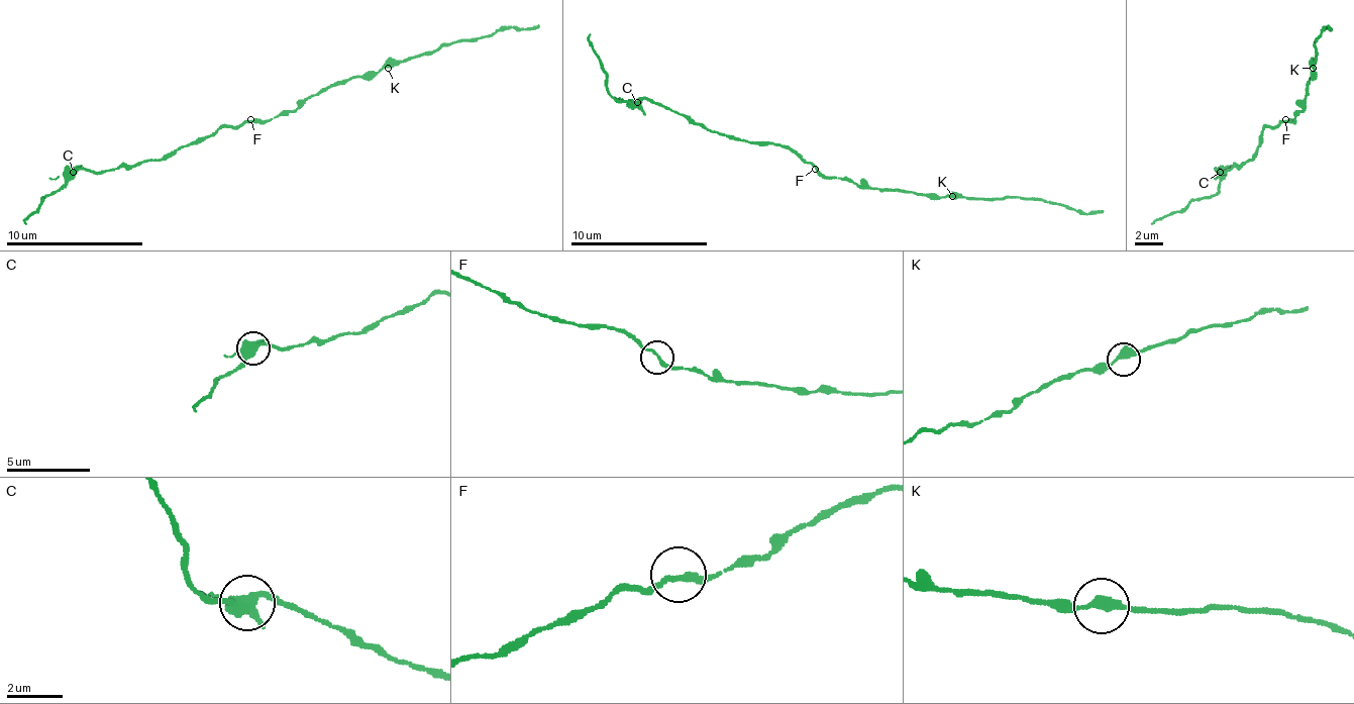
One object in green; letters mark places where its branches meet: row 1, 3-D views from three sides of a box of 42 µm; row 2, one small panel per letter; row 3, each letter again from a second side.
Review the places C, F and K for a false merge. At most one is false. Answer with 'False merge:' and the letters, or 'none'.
False merge: C

